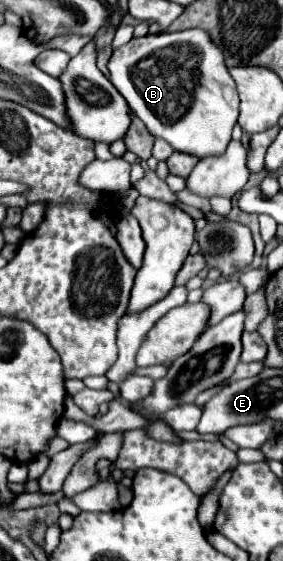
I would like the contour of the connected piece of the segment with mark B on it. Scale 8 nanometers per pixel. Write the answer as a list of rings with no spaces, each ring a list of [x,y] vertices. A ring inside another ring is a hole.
[[[193,28],[183,32],[161,32],[157,36],[147,34],[141,38],[131,38],[125,46],[113,50],[107,68],[113,86],[121,92],[129,108],[153,136],[165,138],[175,150],[189,152],[199,158],[225,152],[231,140],[231,130],[237,124],[239,96],[235,80],[225,66],[223,52],[209,40],[209,36],[205,36],[205,32]]]

